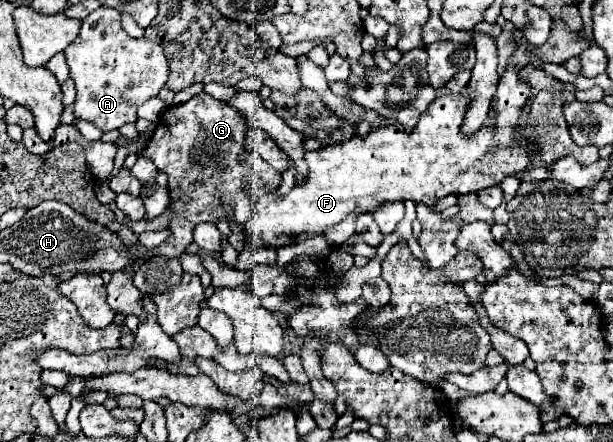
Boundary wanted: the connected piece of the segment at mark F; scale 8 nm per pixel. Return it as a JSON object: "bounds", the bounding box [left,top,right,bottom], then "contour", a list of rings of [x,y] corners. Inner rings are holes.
{"bounds":[247,18,591,248],"contour":[[[557,18],[553,20],[551,36],[543,46],[533,48],[521,28],[513,32],[513,40],[517,42],[517,48],[507,60],[507,68],[501,74],[499,88],[491,104],[495,116],[489,116],[475,136],[461,132],[463,116],[471,100],[475,100],[475,94],[445,92],[429,104],[429,110],[421,116],[413,134],[407,134],[401,124],[389,124],[377,130],[373,128],[367,136],[353,136],[317,152],[307,152],[307,182],[295,186],[285,198],[279,198],[275,192],[255,198],[255,216],[249,222],[247,232],[271,248],[299,244],[305,238],[323,232],[323,228],[339,224],[355,210],[373,212],[379,204],[399,200],[435,206],[437,200],[449,194],[479,192],[489,186],[499,186],[507,176],[525,172],[537,150],[523,148],[521,144],[515,148],[515,130],[521,126],[519,114],[533,96],[531,86],[519,78],[519,72],[525,66],[539,68],[525,54],[535,52],[541,62],[565,64],[569,58],[579,56],[587,46],[591,46],[591,40],[587,40],[585,32],[571,32],[565,22]]]}

